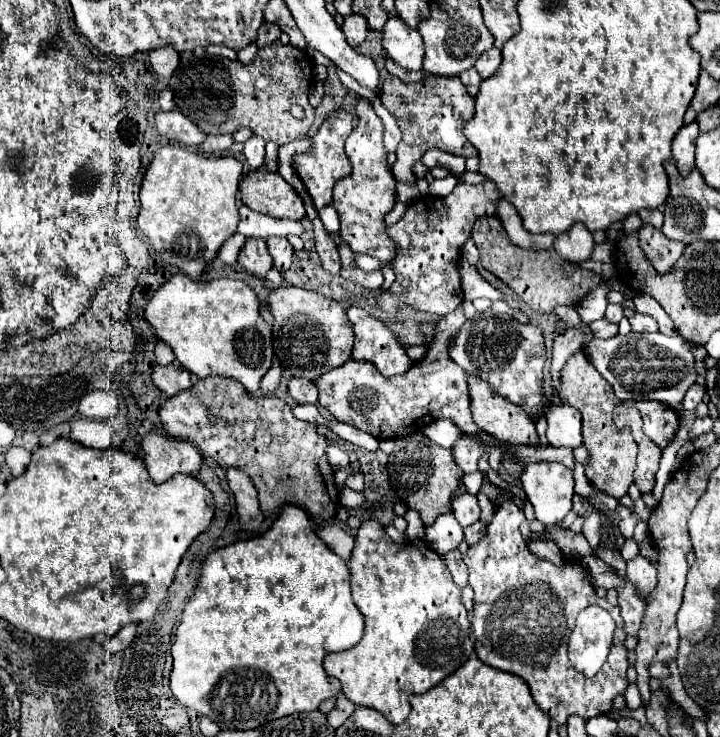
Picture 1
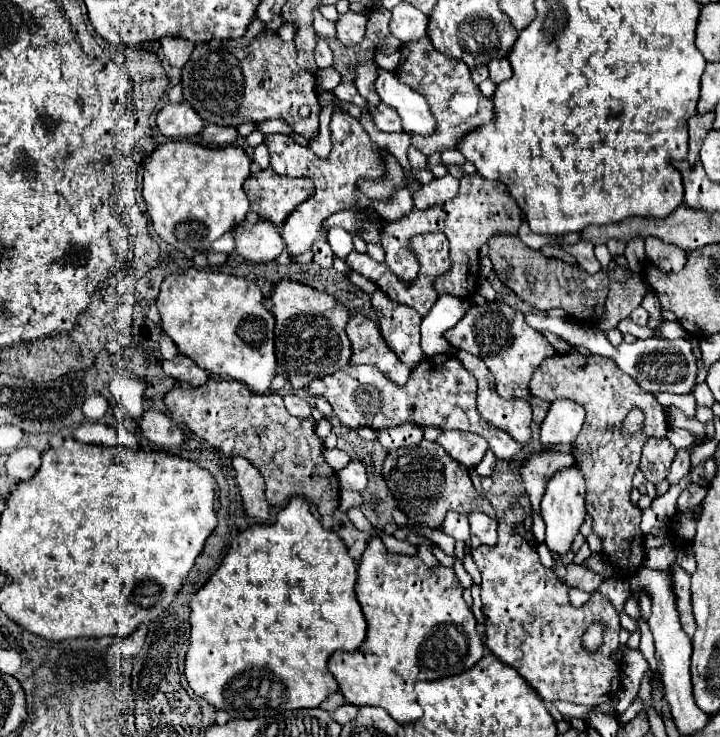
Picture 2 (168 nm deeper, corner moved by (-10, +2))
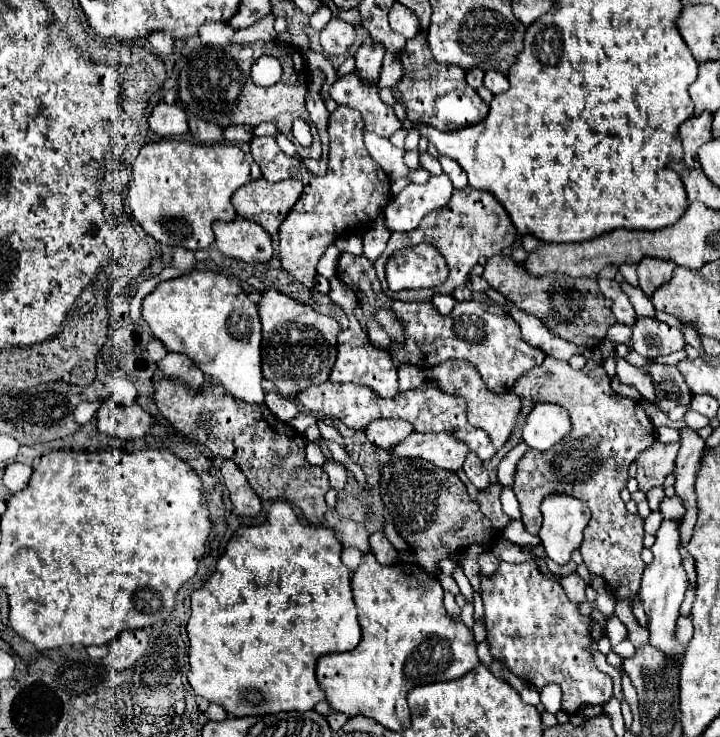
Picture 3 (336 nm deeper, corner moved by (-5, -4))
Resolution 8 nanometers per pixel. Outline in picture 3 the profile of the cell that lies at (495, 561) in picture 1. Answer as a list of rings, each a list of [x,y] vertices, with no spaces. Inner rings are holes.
[[[501,561],[499,569],[491,577],[479,573],[479,583],[481,583],[481,597],[485,607],[487,645],[495,661],[503,663],[513,675],[533,685],[537,691],[541,691],[549,683],[557,683],[563,691],[561,707],[569,715],[577,713],[583,705],[603,705],[613,697],[613,679],[601,673],[593,661],[593,653],[591,653],[593,619],[581,615],[579,605],[571,603],[565,597],[561,585],[553,577],[543,575],[535,561],[527,561],[519,565]]]

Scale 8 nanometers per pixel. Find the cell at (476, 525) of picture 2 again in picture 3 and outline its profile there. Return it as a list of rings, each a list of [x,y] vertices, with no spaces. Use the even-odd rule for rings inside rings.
[[[483,549],[479,553],[479,567],[485,569],[485,575],[493,575],[497,571],[497,565],[499,565],[499,559],[491,551]]]

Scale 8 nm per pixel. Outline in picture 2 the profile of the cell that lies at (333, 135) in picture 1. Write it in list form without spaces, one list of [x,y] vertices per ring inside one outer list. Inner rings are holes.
[[[334,109],[332,121],[330,121],[330,131],[332,131],[332,151],[326,159],[320,159],[312,155],[310,149],[298,145],[292,137],[288,135],[266,135],[264,145],[268,147],[270,153],[270,167],[279,175],[293,178],[310,177],[314,181],[314,195],[306,199],[306,203],[300,203],[286,219],[282,227],[282,239],[286,243],[286,249],[290,253],[304,253],[310,251],[316,239],[326,239],[326,229],[322,227],[324,219],[330,217],[332,213],[346,209],[346,207],[368,207],[374,209],[384,221],[396,221],[404,217],[406,213],[412,211],[412,195],[406,187],[400,187],[390,201],[372,201],[360,193],[358,181],[360,179],[380,179],[386,175],[386,165],[378,153],[378,145],[370,141],[368,133],[360,125],[358,119],[350,117],[344,109]]]

